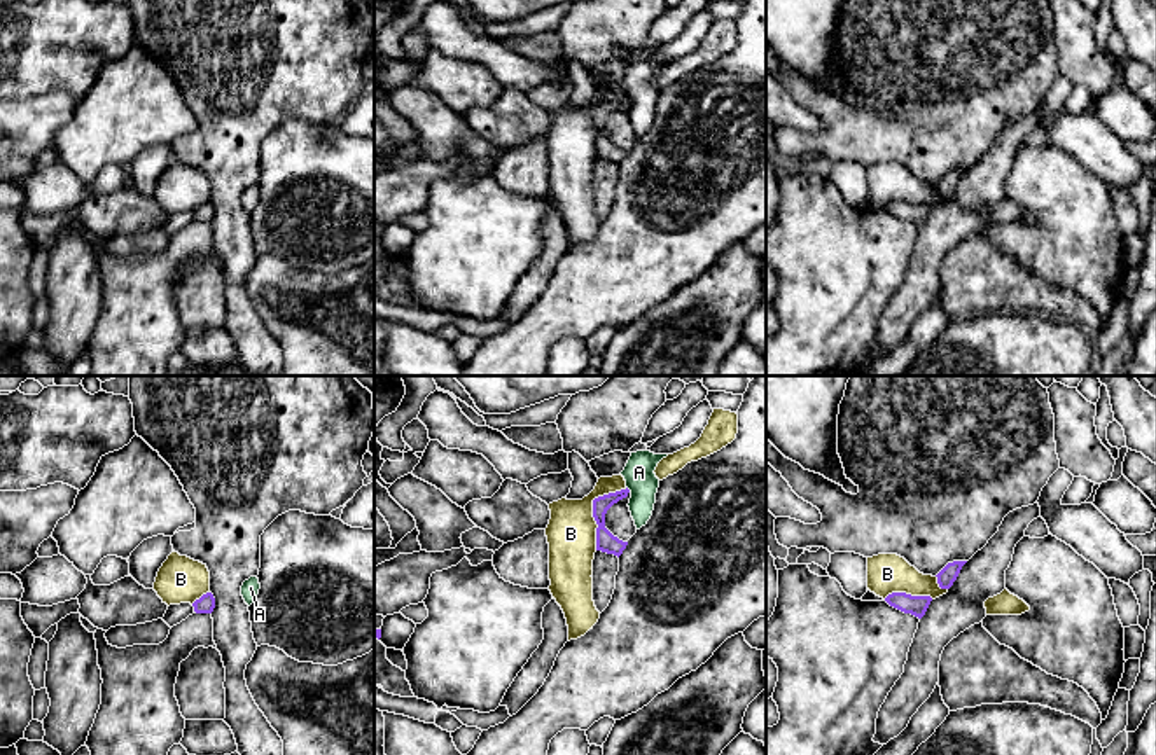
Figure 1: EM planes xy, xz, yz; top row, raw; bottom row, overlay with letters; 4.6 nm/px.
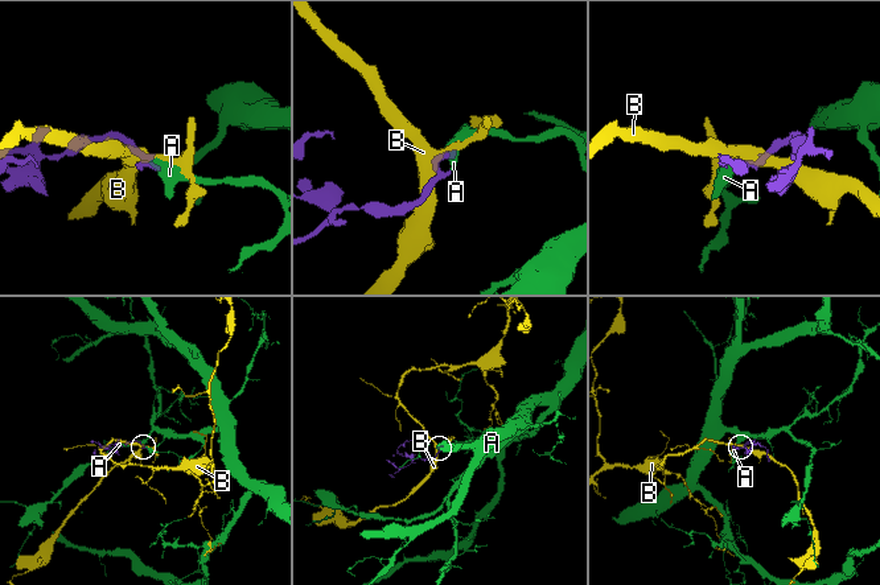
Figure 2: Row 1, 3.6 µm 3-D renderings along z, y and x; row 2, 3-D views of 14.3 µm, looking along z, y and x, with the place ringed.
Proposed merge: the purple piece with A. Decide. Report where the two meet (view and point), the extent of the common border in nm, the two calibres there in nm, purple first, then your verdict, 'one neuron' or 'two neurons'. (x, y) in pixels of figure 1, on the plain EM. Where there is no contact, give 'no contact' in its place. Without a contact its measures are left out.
no contact; one neuron

